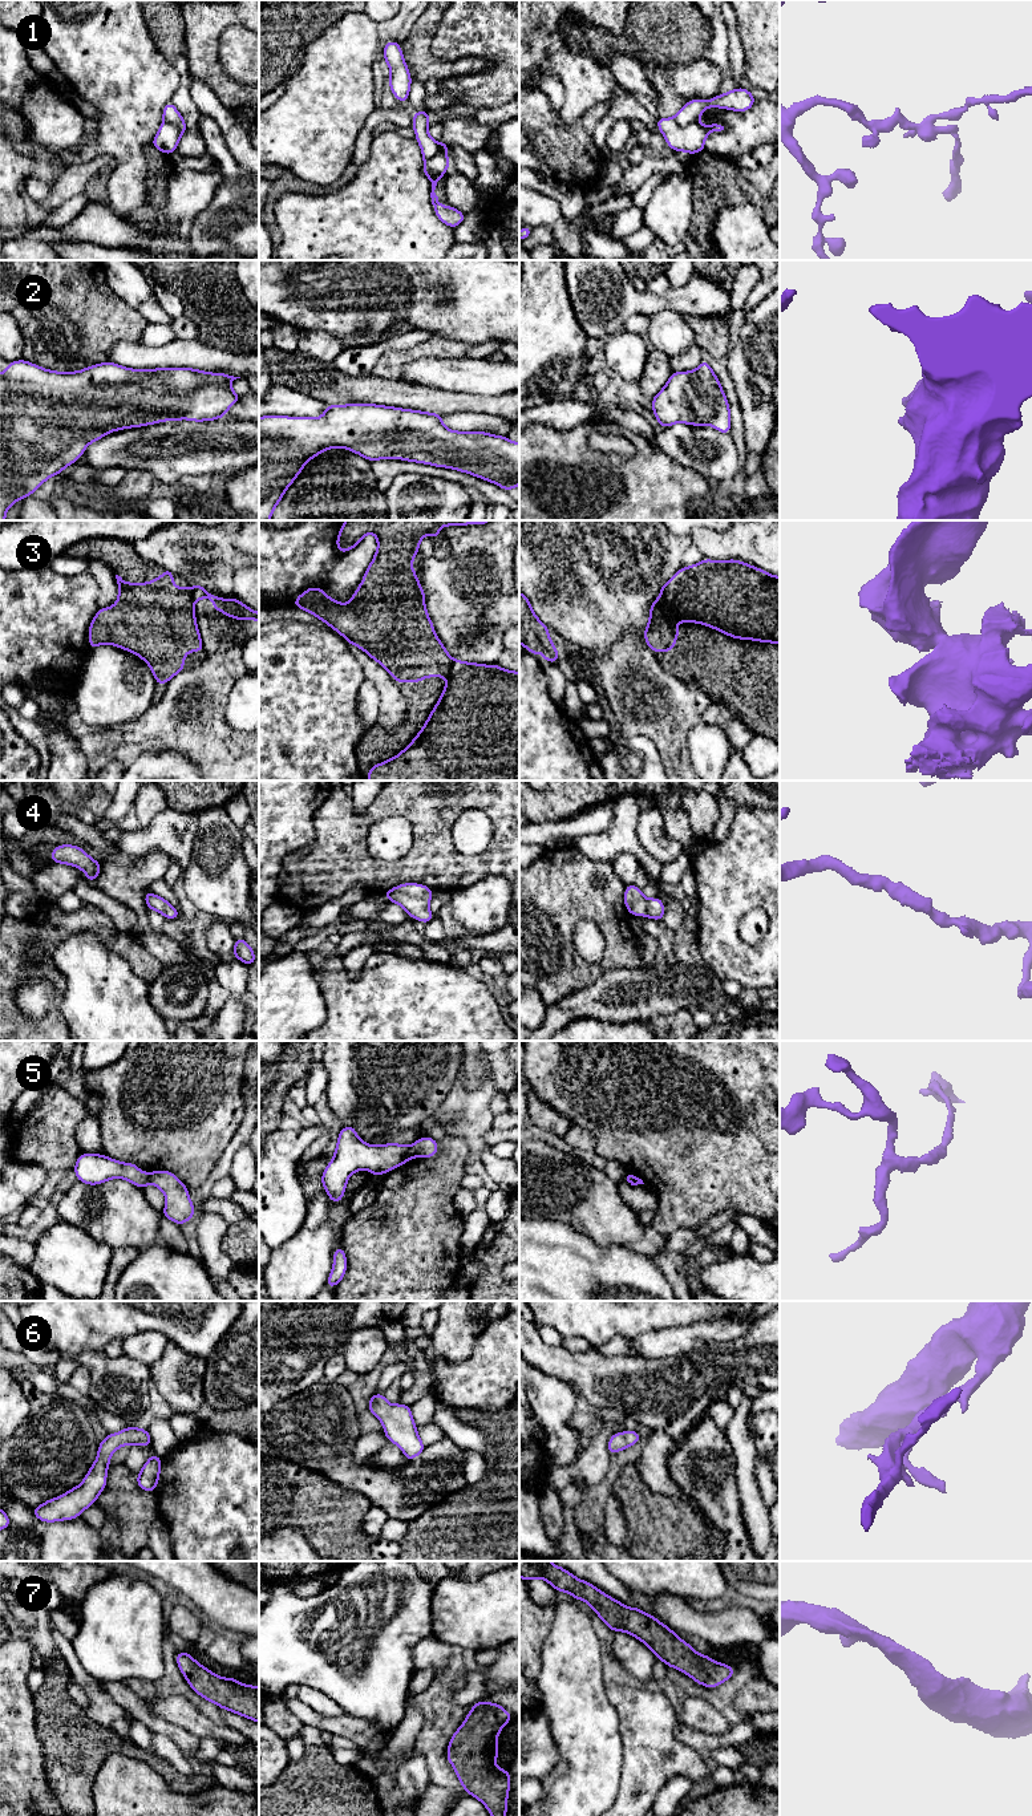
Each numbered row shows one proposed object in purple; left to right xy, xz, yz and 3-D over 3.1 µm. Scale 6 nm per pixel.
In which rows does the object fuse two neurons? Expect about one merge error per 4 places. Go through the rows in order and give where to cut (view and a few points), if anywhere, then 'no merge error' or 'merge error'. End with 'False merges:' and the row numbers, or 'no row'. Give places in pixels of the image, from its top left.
1: cut in xz along (440, 144), (440, 149), (424, 162), (438, 175); merge error
2: no cut; no merge error
3: cut in yz along (659, 595), (664, 605), (678, 620); merge error
4: no cut; no merge error
5: cut in xz along (408, 1146), (411, 1156); merge error
6: no cut; no merge error
7: no cut; no merge error
False merges: 1, 3, 5

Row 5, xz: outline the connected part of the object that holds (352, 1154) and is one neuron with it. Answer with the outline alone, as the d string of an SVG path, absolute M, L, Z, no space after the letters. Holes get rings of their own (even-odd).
M352 1124L341 1128L336 1151L321 1175L321 1185L329 1200L336 1204L343 1200L349 1176L360 1170L369 1170L373 1176L384 1175L409 1162L409 1146L385 1143L372 1146L363 1142Z

